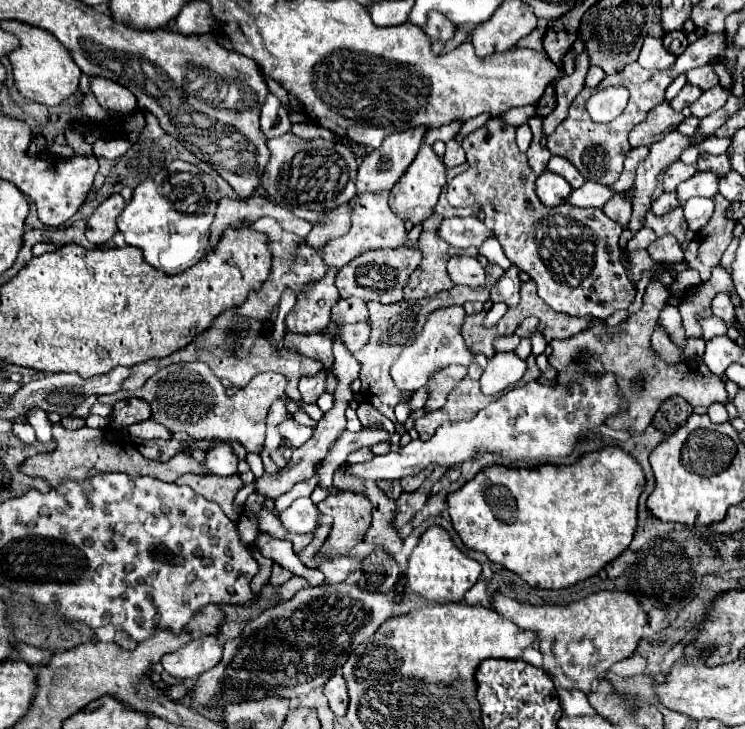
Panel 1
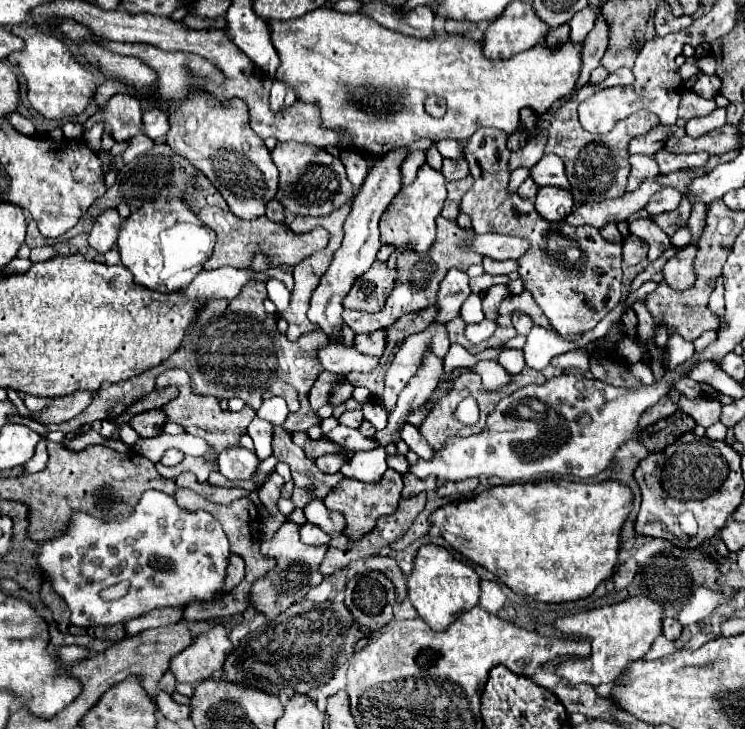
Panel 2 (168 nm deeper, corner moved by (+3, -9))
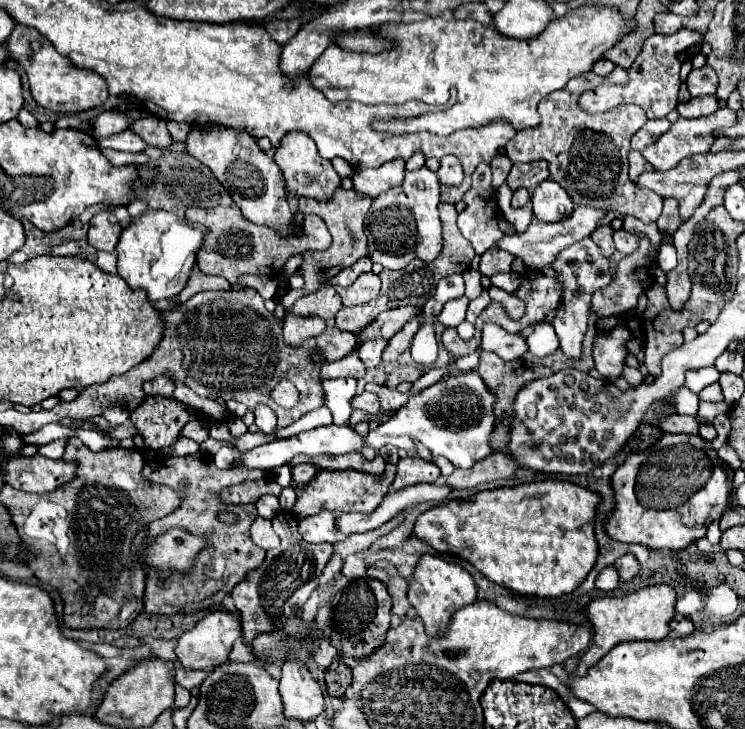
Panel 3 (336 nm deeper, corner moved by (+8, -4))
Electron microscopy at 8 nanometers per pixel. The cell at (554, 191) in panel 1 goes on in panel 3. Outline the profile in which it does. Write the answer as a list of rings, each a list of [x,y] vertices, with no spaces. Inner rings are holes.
[[[546,180],[544,184],[538,184],[534,188],[532,206],[534,216],[540,222],[554,222],[568,216],[568,212],[572,212],[574,208],[574,202],[564,192],[564,188],[560,188],[560,184],[556,184],[554,180]]]

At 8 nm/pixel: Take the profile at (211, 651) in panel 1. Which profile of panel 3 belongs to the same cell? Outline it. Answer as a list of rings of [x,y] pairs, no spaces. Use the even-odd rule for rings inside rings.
[[[216,610],[208,616],[204,616],[192,630],[184,632],[178,638],[178,646],[176,646],[176,658],[180,662],[182,668],[186,670],[206,670],[206,668],[216,668],[220,664],[224,664],[228,660],[228,654],[232,650],[234,640],[242,634],[240,622],[234,614],[226,612],[226,610]]]

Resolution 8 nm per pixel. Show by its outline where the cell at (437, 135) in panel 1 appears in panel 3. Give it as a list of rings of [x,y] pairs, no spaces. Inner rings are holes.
[[[392,160],[388,164],[382,164],[378,170],[354,172],[354,190],[374,198],[374,196],[402,184],[404,174],[406,174],[404,160]]]

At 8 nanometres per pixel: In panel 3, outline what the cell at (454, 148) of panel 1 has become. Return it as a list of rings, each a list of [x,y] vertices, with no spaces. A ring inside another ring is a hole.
[[[444,156],[440,160],[440,168],[438,168],[436,174],[438,174],[442,184],[450,184],[450,186],[458,186],[462,182],[462,178],[464,178],[462,166],[456,160],[456,156]]]

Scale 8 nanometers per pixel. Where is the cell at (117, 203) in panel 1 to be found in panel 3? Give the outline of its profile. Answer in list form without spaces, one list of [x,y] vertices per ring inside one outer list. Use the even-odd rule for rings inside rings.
[[[102,210],[102,212],[98,212],[90,220],[88,242],[96,250],[108,250],[108,252],[112,252],[114,246],[116,246],[116,242],[118,242],[120,230],[122,230],[122,226],[116,220],[116,216],[110,210]]]

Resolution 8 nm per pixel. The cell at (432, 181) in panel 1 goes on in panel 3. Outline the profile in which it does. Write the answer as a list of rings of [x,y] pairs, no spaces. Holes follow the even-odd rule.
[[[420,168],[406,172],[402,186],[396,186],[372,200],[364,232],[368,236],[368,256],[388,270],[400,270],[410,260],[434,260],[442,250],[442,226],[438,218],[440,182],[436,172]]]

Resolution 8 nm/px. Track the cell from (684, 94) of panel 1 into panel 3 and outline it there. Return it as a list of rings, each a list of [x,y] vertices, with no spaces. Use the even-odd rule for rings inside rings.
[[[696,96],[696,98],[690,98],[688,102],[680,102],[676,110],[684,118],[708,116],[718,110],[718,98],[716,96]]]

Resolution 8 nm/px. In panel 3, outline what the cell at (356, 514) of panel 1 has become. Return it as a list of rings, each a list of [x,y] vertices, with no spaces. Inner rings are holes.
[[[386,463],[384,476],[372,476],[366,472],[356,472],[356,470],[322,470],[316,480],[308,482],[304,490],[298,490],[298,500],[292,508],[292,514],[298,519],[306,516],[318,514],[322,510],[338,510],[338,512],[364,512],[370,514],[374,512],[384,496],[388,494],[388,488],[392,486],[395,478],[396,465]]]

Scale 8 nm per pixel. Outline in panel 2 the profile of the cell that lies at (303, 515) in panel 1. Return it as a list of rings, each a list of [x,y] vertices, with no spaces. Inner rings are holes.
[[[305,523],[301,525],[301,541],[305,545],[327,545],[331,541],[331,537],[317,525],[313,523]]]

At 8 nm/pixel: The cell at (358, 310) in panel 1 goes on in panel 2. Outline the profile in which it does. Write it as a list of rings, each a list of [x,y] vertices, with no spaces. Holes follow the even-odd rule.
[[[445,217],[437,219],[437,243],[433,245],[433,249],[425,255],[417,255],[417,253],[401,253],[397,257],[397,285],[393,285],[393,293],[389,293],[383,311],[381,313],[361,313],[361,311],[343,311],[343,321],[347,327],[351,327],[355,333],[371,333],[377,331],[385,325],[393,325],[393,321],[397,321],[403,313],[415,313],[425,309],[427,305],[435,305],[437,299],[437,291],[439,291],[439,283],[445,279],[449,269],[461,269],[467,271],[471,265],[481,263],[483,255],[475,253],[473,249],[469,249],[469,245],[465,245],[465,241],[469,241],[469,237],[473,237],[473,229],[463,229],[459,227],[455,221],[449,221]]]

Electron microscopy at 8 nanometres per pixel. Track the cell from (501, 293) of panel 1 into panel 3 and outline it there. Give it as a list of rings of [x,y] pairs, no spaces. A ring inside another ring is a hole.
[[[484,290],[476,300],[470,302],[470,306],[468,306],[468,314],[466,314],[466,320],[474,324],[476,318],[478,318],[478,314],[480,314],[488,304],[490,304],[490,296],[488,296],[488,292]]]

